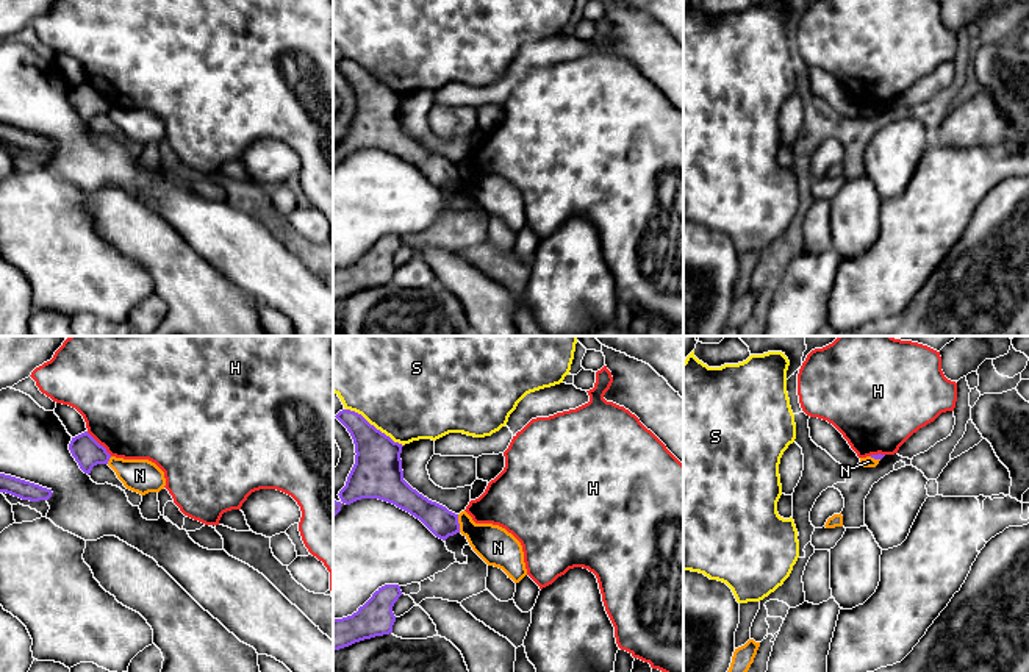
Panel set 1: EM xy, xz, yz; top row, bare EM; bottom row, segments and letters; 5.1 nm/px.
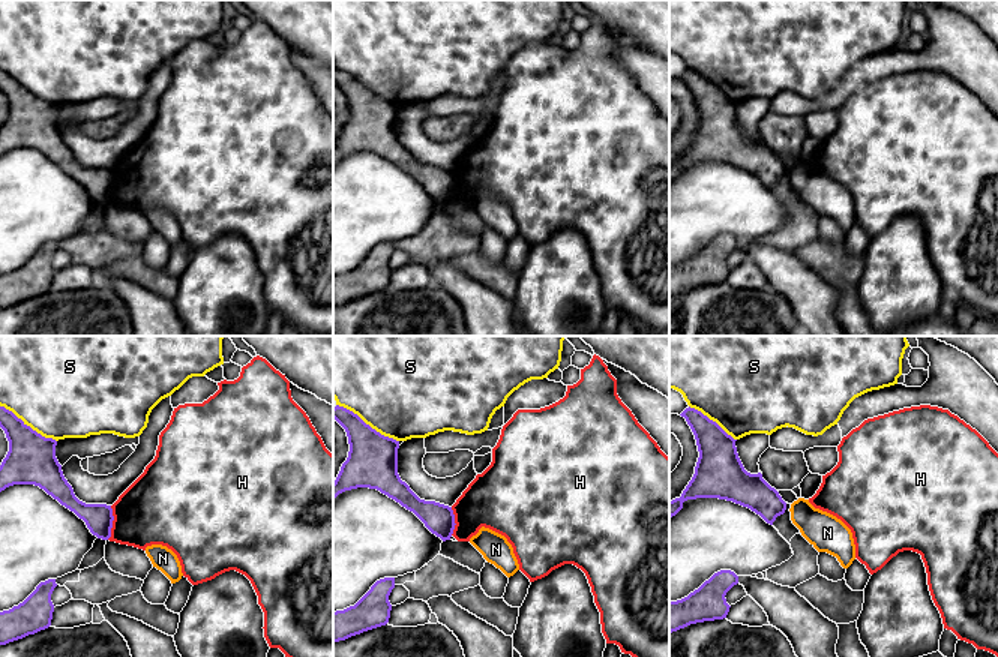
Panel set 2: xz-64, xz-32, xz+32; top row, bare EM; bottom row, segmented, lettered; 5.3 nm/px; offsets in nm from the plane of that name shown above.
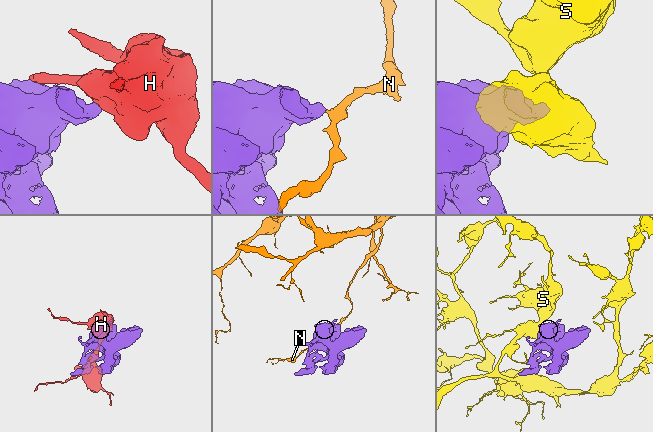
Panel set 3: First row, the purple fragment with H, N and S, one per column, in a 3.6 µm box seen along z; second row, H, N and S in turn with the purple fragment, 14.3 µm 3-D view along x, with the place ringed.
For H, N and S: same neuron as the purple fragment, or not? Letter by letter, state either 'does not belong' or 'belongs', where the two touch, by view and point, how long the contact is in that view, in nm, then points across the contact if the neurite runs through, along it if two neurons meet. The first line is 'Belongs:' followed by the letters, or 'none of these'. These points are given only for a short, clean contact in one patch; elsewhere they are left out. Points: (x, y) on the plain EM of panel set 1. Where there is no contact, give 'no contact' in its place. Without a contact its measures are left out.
Belongs: none of these
H: does not belong; meets purple in xy at (97, 92); contact 180 nm long; border along xy (86, 82), (111, 105)
N: does not belong; meets purple in xz at (458, 174); contact 100 nm long; border along xz (457, 164), (460, 182)
S: does not belong; meets purple in xz at (372, 75); contact 360 nm long

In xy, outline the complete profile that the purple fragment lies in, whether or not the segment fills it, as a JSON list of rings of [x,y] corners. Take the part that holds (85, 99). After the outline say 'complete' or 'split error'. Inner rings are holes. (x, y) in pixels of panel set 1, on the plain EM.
[[[88,81],[72,88],[69,100],[80,119],[84,123],[91,123],[97,114],[108,114],[111,105],[103,95],[100,95]]]; complete

